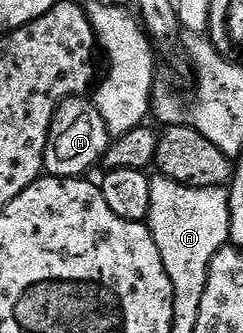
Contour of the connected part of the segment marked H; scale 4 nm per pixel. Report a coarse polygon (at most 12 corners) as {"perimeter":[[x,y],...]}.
{"perimeter":[[88,96],[58,105],[44,172],[89,175],[111,135]]}

